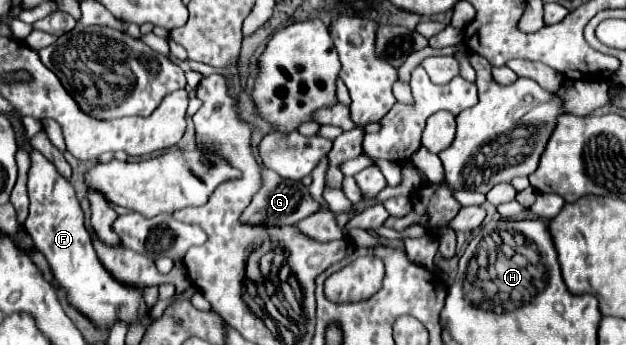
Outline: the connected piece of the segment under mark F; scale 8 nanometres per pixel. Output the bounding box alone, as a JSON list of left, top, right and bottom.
[24,151,152,329]

